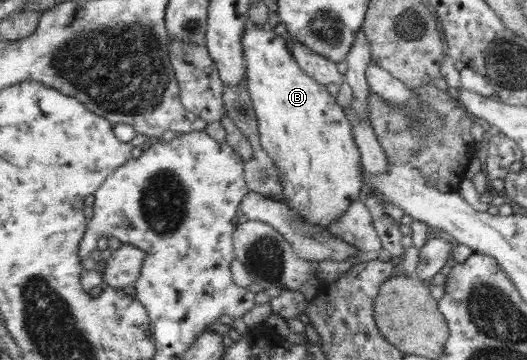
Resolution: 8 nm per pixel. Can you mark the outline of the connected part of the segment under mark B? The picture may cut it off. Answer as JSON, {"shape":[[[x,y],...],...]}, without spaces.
{"shape":[[[254,24],[252,28],[249,28],[247,32],[244,33],[244,56],[246,59],[246,83],[248,83],[248,88],[251,94],[251,99],[253,100],[253,105],[258,117],[258,124],[260,127],[260,142],[265,148],[265,151],[273,158],[273,161],[280,167],[283,183],[284,183],[284,194],[285,194],[285,205],[289,205],[293,209],[293,213],[297,213],[299,217],[303,217],[307,223],[327,231],[328,225],[335,223],[345,211],[350,212],[354,204],[362,202],[361,195],[364,185],[364,162],[362,161],[362,155],[360,152],[359,145],[356,144],[355,133],[353,133],[353,128],[351,121],[345,113],[344,107],[337,104],[335,101],[335,96],[330,95],[327,91],[327,87],[321,82],[315,81],[308,73],[305,73],[304,69],[301,69],[299,63],[297,63],[296,57],[293,55],[292,51],[289,51],[285,39],[279,36],[278,29],[269,29],[267,25],[262,26],[259,24]]]}

